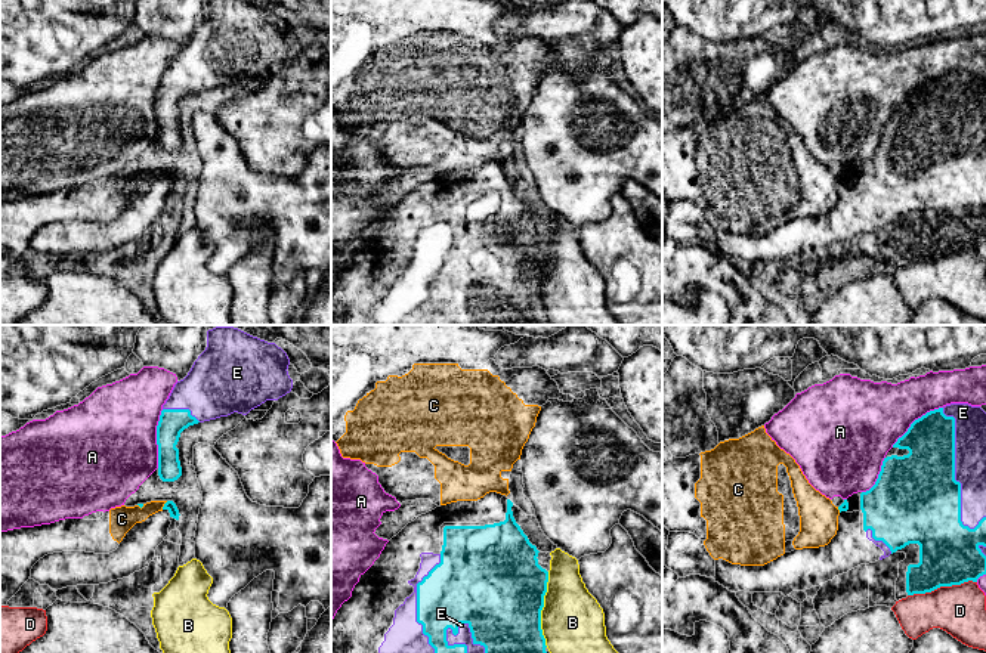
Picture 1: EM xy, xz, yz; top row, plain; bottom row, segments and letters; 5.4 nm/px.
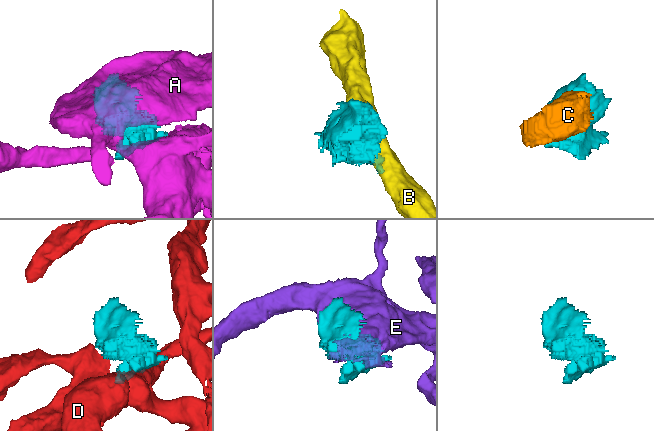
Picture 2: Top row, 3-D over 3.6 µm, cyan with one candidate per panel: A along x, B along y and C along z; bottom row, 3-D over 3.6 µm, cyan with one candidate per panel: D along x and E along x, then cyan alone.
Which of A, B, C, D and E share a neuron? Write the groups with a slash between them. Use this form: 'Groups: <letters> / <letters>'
Groups: A / B / C / D / E

